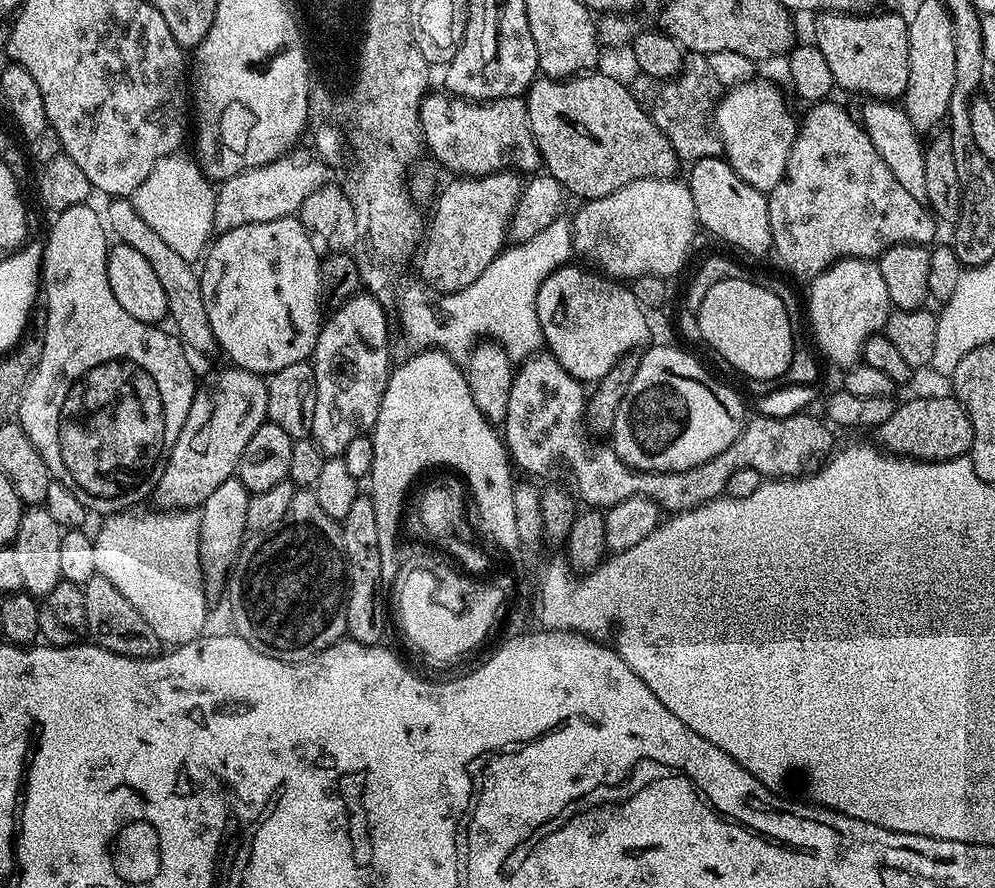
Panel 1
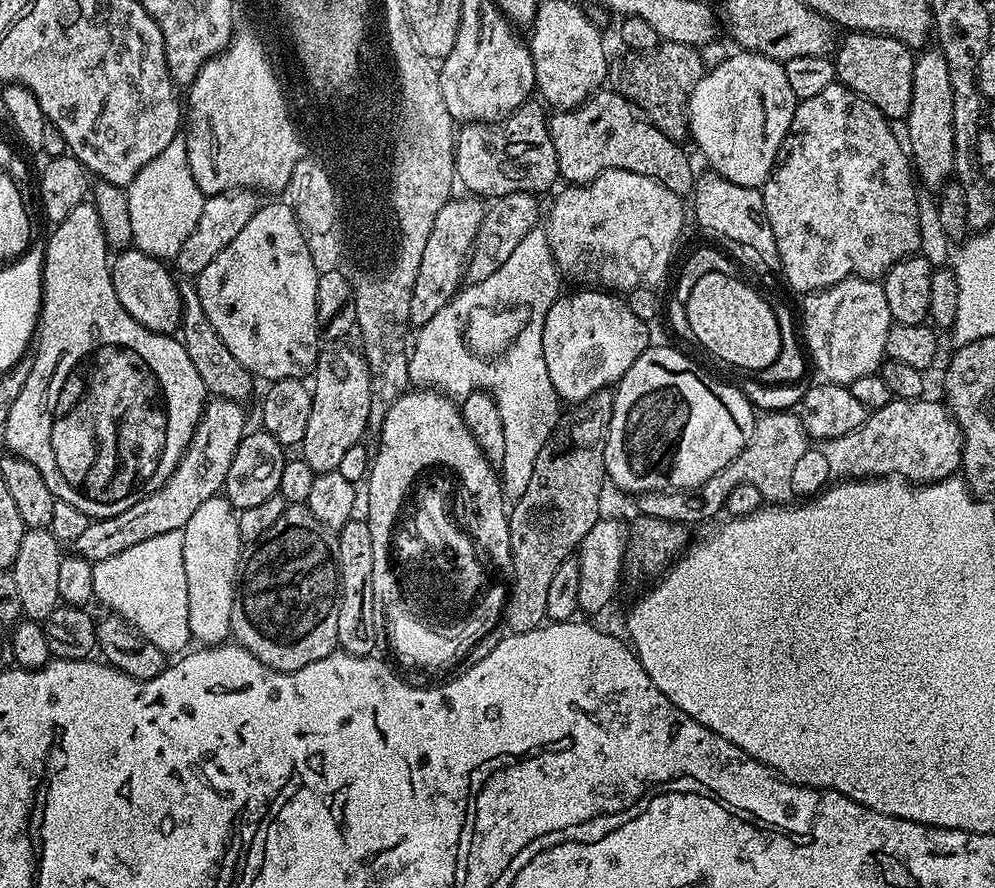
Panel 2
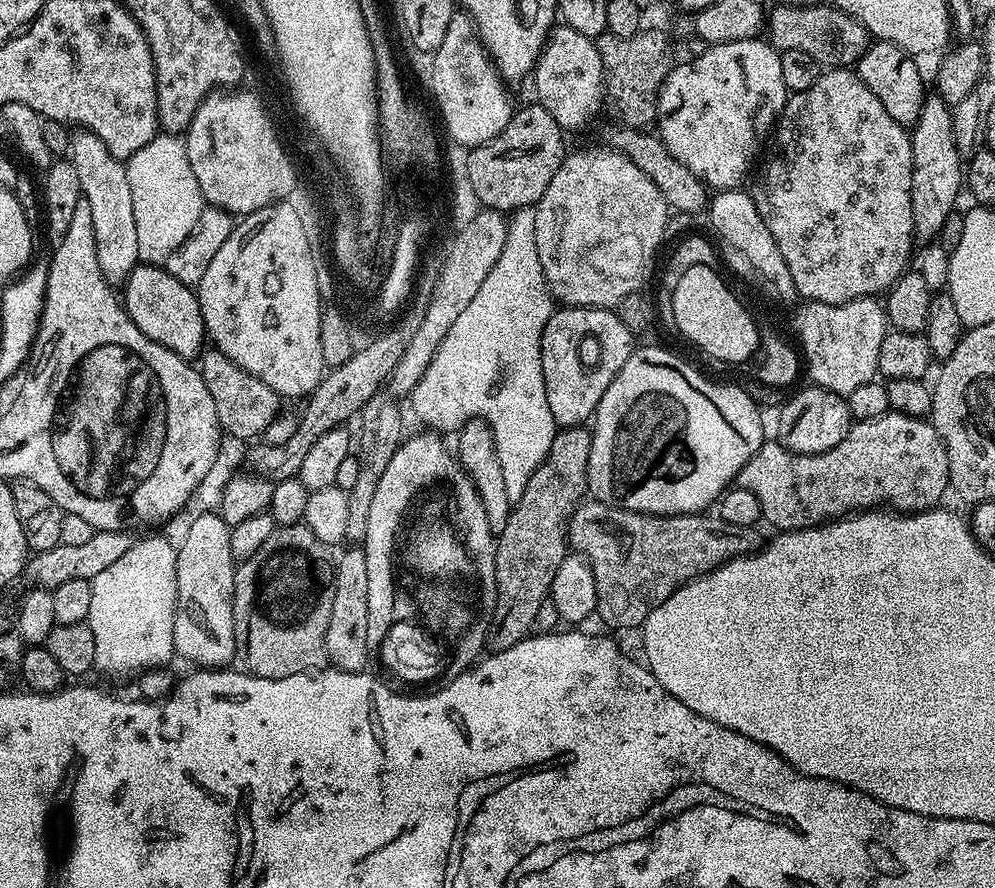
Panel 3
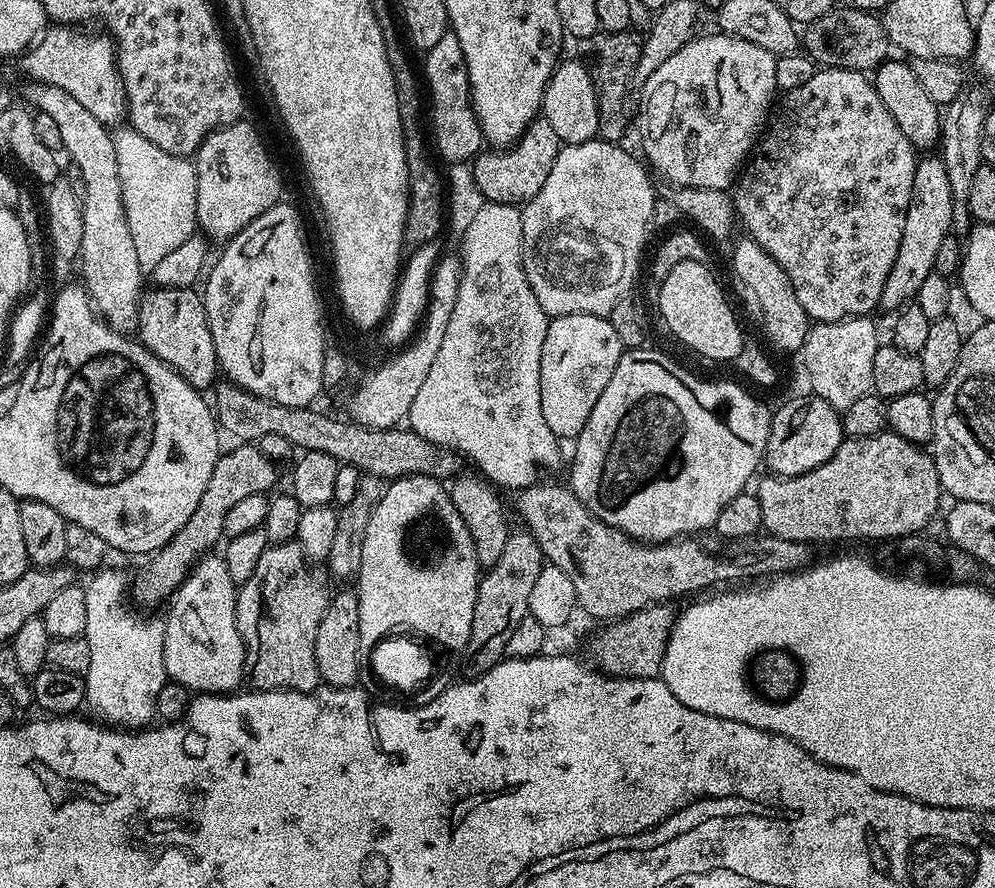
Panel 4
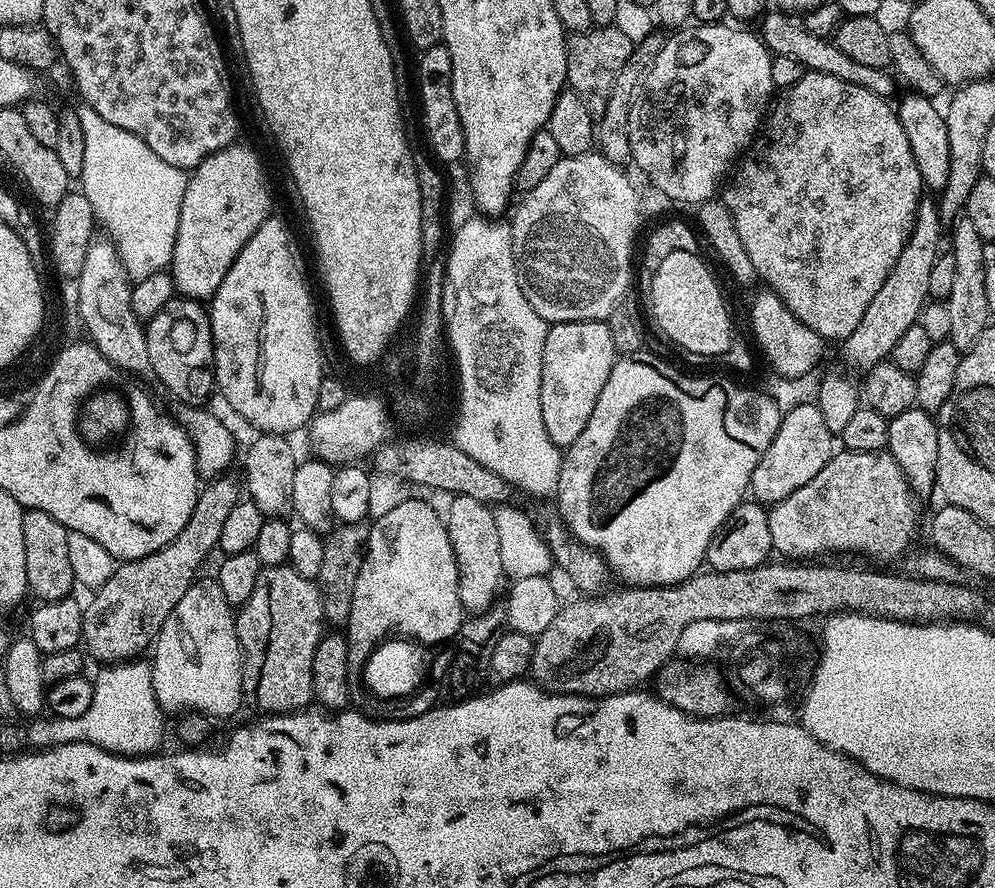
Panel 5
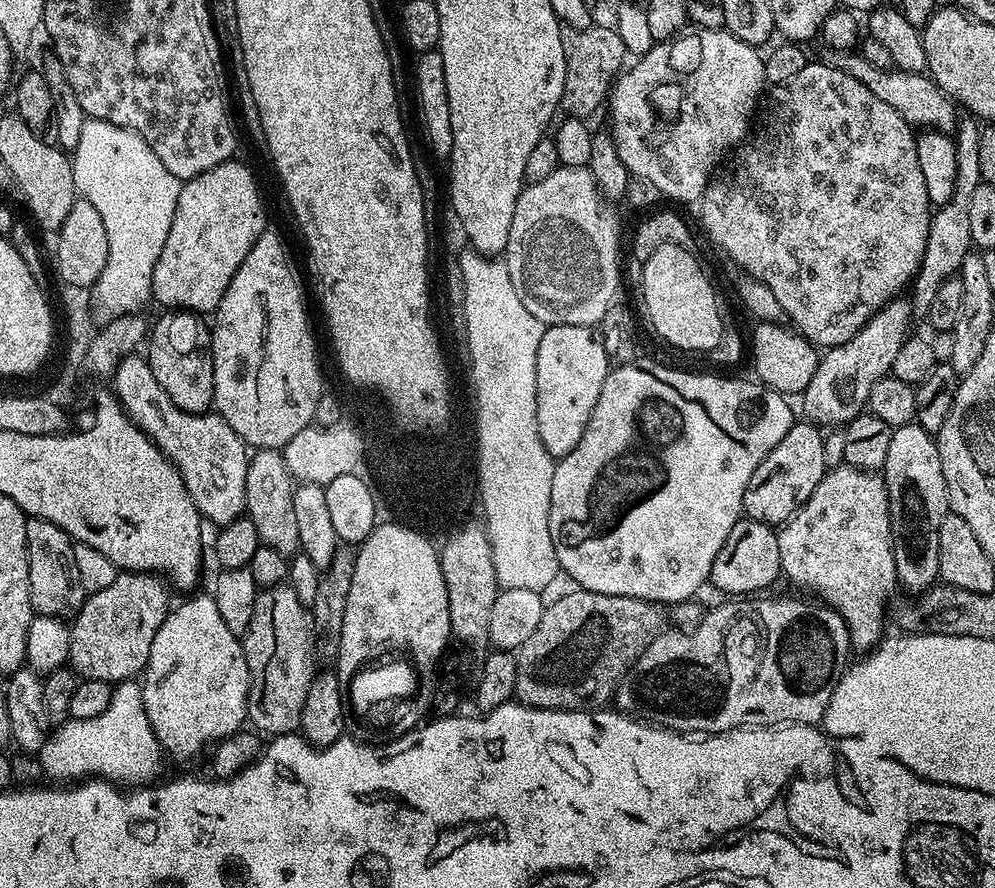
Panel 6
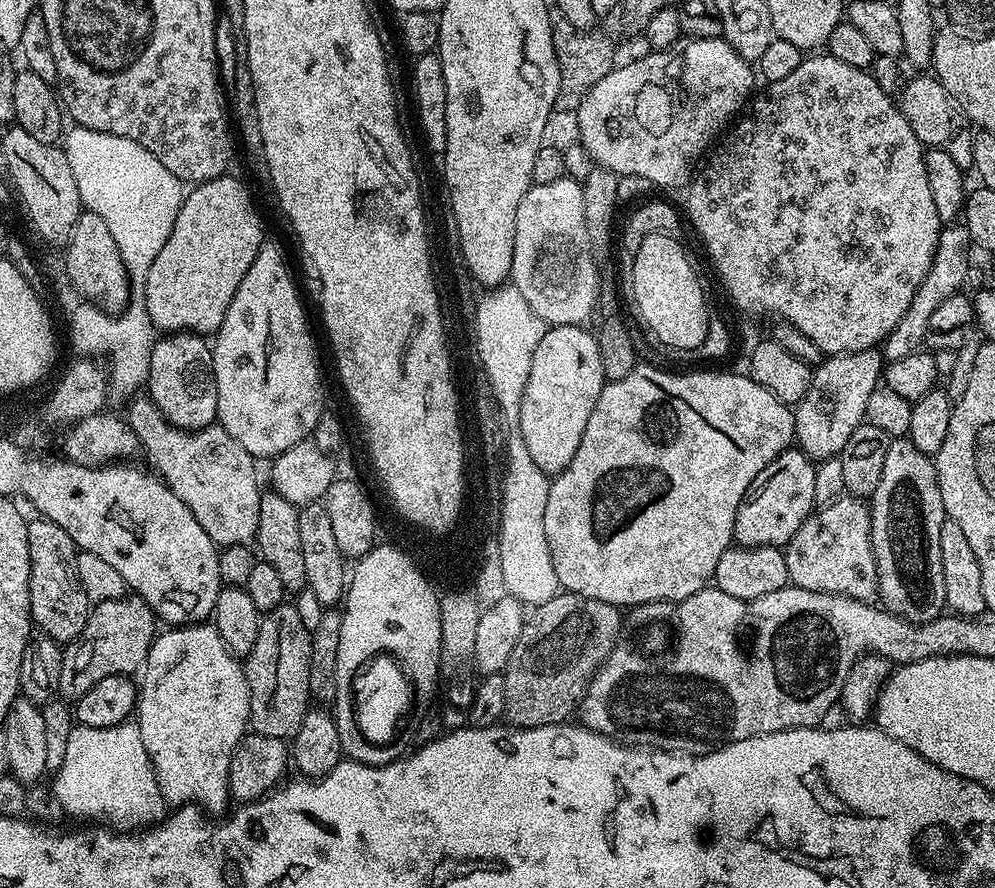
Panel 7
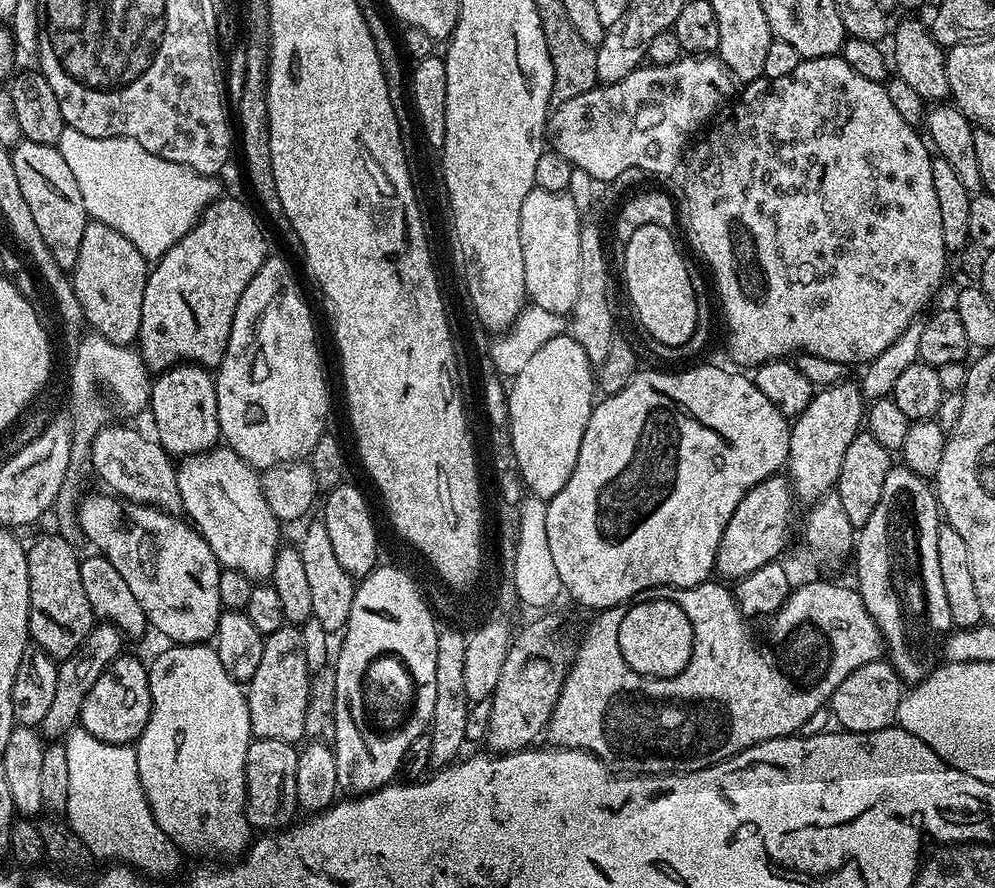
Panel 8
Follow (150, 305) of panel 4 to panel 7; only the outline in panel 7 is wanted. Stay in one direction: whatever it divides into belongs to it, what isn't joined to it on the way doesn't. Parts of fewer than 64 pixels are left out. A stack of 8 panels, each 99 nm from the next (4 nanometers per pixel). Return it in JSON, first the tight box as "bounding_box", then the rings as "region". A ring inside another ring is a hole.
{"bounding_box":[146,332,218,432],"region":[[[191,332],[161,335],[150,354],[146,396],[175,428],[197,432],[199,428],[213,427],[217,423],[218,390],[212,373],[209,341],[203,335]]]}

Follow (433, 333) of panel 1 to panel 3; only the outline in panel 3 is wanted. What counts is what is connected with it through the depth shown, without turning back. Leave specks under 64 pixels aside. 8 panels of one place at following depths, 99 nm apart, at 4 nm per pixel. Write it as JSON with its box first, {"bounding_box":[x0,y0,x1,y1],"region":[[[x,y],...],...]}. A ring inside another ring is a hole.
{"bounding_box":[410,210,557,433],"region":[[[517,210],[511,213],[506,227],[508,229],[508,245],[505,246],[502,254],[494,262],[490,274],[486,274],[486,280],[482,282],[478,294],[474,294],[474,302],[470,302],[470,306],[466,306],[466,310],[462,310],[462,314],[458,317],[458,322],[454,322],[454,326],[450,326],[450,334],[446,334],[446,338],[442,338],[442,346],[438,346],[438,354],[434,354],[430,366],[426,366],[426,374],[422,374],[422,378],[416,383],[415,388],[410,393],[412,408],[416,411],[417,418],[422,423],[429,424],[432,428],[437,428],[437,430],[432,429],[437,433],[455,433],[468,420],[475,419],[485,420],[493,430],[501,430],[500,428],[555,429],[557,427],[554,414],[550,414],[550,402],[546,402],[546,382],[542,378],[542,330],[553,314],[554,301],[552,293],[548,291],[548,279],[542,274],[542,262],[538,262],[538,246],[534,242],[532,212]]]}

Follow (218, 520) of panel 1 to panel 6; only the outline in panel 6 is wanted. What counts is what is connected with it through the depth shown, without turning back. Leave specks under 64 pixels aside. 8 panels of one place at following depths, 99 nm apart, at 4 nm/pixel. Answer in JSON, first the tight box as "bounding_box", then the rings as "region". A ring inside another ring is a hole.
{"bounding_box":[142,594,248,760],"region":[[[211,594],[196,596],[193,600],[188,600],[185,604],[178,605],[177,608],[175,605],[169,611],[168,616],[164,619],[162,626],[158,630],[158,634],[154,634],[154,646],[150,646],[148,665],[146,665],[142,673],[142,687],[144,690],[146,718],[150,718],[150,726],[158,738],[161,749],[167,755],[169,752],[176,760],[192,760],[207,744],[207,748],[215,745],[217,742],[234,735],[245,727],[246,721],[248,720],[248,667],[246,666],[246,658],[244,657],[244,646],[241,637],[237,633],[232,632],[226,626],[226,622],[222,622],[222,614],[218,614],[218,606]]]}

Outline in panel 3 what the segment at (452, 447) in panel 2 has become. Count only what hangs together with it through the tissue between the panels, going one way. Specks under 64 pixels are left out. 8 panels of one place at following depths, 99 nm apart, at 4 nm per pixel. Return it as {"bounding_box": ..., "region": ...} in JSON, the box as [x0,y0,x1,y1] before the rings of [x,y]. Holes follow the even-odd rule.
{"bounding_box":[362,435,496,645],"region":[[[435,435],[412,436],[403,441],[396,449],[394,458],[386,466],[382,478],[378,478],[378,490],[374,494],[374,503],[370,505],[370,522],[366,522],[366,534],[362,547],[366,554],[366,583],[370,586],[370,634],[369,645],[379,645],[390,630],[392,624],[403,617],[406,608],[400,605],[398,589],[392,580],[392,571],[388,565],[388,544],[392,544],[392,528],[396,528],[396,516],[400,516],[400,508],[404,508],[404,500],[412,496],[412,488],[416,484],[424,484],[424,480],[432,480],[432,476],[448,476],[448,484],[456,488],[456,500],[460,500],[460,512],[472,512],[472,520],[460,520],[460,528],[464,528],[464,536],[468,536],[468,548],[472,548],[472,556],[476,556],[476,568],[480,568],[480,580],[484,580],[484,588],[488,584],[496,584],[494,564],[494,533],[488,525],[487,512],[482,504],[478,489],[474,482],[461,468],[460,461],[451,451],[444,449],[444,444]]]}

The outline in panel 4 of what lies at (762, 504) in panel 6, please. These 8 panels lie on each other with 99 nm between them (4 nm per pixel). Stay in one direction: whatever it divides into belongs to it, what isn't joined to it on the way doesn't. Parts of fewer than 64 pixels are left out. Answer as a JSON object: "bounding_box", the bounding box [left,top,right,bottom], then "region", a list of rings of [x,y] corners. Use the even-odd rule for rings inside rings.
{"bounding_box":[764,394,846,478],"region":[[[815,394],[807,395],[796,396],[793,400],[786,401],[780,409],[775,409],[772,412],[772,425],[766,442],[766,450],[764,451],[764,464],[771,475],[783,478],[806,474],[810,470],[822,466],[822,462],[826,462],[846,438],[841,413],[836,412],[834,406],[830,406],[830,402],[826,402],[820,396]]]}

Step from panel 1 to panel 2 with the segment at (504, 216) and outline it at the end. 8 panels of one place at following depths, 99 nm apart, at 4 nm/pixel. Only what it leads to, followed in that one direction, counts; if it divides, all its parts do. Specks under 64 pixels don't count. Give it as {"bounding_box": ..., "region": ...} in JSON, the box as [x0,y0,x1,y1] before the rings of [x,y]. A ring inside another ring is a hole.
{"bounding_box":[410,198,485,330],"region":[[[453,198],[438,210],[438,218],[434,218],[434,230],[430,230],[430,239],[426,242],[426,250],[422,253],[422,266],[418,270],[418,279],[414,282],[414,294],[410,298],[410,325],[418,330],[442,306],[460,291],[466,280],[466,265],[472,254],[472,247],[484,220],[485,205],[479,199]]]}

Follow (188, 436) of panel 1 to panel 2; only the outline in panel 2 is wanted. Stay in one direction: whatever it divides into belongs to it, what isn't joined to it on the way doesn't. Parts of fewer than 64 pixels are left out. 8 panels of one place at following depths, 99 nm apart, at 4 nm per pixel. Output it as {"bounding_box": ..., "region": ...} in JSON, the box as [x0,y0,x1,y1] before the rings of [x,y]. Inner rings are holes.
{"bounding_box":[74,399,246,562],"region":[[[209,399],[184,456],[167,482],[154,490],[154,494],[142,498],[142,502],[134,502],[130,510],[122,510],[122,514],[89,522],[82,538],[74,541],[78,555],[83,560],[93,562],[114,558],[122,554],[122,550],[130,550],[130,546],[146,542],[146,538],[158,538],[158,534],[170,534],[184,529],[186,522],[190,522],[190,517],[194,515],[194,510],[198,510],[206,498],[217,495],[223,489],[226,474],[230,471],[230,462],[234,462],[234,454],[246,434],[244,407],[239,400]]]}

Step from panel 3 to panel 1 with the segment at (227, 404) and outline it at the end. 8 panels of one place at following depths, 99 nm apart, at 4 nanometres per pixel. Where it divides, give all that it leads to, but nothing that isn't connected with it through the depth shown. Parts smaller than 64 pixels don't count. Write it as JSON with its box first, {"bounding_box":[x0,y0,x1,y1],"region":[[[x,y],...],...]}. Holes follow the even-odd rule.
{"bounding_box":[106,198,218,353],"region":[[[112,198],[107,203],[106,224],[111,235],[119,243],[134,246],[134,250],[138,250],[138,254],[142,254],[142,258],[146,258],[146,262],[150,262],[150,266],[154,266],[154,275],[158,277],[158,282],[162,282],[162,290],[166,290],[168,295],[168,316],[170,321],[172,320],[173,326],[171,325],[171,327],[178,333],[180,343],[193,353],[195,353],[194,351],[213,351],[215,353],[218,345],[214,338],[214,330],[210,326],[210,318],[206,314],[206,302],[202,298],[200,274],[194,267],[193,261],[182,258],[182,254],[177,254],[154,231],[154,226],[149,226],[146,218],[142,218],[142,214],[138,214],[136,205],[131,199]]]}

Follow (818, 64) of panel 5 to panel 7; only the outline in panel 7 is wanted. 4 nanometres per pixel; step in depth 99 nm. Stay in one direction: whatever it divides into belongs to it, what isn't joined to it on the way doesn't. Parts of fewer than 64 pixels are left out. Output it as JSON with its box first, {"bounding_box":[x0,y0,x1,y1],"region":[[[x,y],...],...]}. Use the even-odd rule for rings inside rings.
{"bounding_box":[898,74,974,169],"region":[[[916,74],[912,81],[909,79],[899,93],[898,107],[906,122],[910,122],[910,130],[914,130],[921,144],[943,150],[959,168],[971,169],[974,158],[974,125],[962,106],[958,106],[956,99],[941,86],[935,75]]]}

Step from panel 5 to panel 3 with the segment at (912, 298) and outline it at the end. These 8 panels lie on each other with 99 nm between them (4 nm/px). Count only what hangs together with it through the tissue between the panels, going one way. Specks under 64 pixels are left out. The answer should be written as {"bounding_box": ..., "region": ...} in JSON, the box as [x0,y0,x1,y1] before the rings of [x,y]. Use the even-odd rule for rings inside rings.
{"bounding_box":[910,94,966,242],"region":[[[939,94],[925,95],[922,114],[918,122],[911,125],[912,137],[912,185],[910,186],[910,208],[914,210],[915,239],[932,242],[939,237],[942,222],[957,211],[956,199],[966,184],[966,168],[955,146],[952,122],[953,109]]]}

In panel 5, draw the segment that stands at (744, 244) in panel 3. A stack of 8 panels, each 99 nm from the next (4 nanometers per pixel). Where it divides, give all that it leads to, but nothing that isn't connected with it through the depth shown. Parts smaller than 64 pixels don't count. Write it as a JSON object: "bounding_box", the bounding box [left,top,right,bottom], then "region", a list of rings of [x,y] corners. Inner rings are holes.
{"bounding_box":[752,290,826,380],"region":[[[763,290],[764,292],[760,292],[757,294],[756,297],[752,300],[752,332],[756,335],[756,342],[754,341],[755,347],[758,349],[760,347],[760,352],[764,355],[764,360],[766,363],[769,364],[770,367],[773,368],[774,371],[777,372],[780,376],[785,376],[788,380],[796,380],[799,376],[804,376],[807,372],[812,372],[815,370],[816,367],[820,364],[820,359],[824,356],[824,348],[826,348],[826,341],[819,336],[818,334],[814,334],[814,330],[810,330],[810,326],[806,326],[806,322],[798,322],[798,318],[794,318],[794,314],[791,312],[787,306],[784,305],[782,298],[776,296],[775,292],[771,290]]]}

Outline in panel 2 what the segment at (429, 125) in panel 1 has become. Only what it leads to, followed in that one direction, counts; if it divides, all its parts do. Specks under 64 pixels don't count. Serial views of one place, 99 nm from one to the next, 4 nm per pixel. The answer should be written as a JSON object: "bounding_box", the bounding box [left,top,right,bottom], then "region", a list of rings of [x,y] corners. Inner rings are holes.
{"bounding_box":[454,98,558,198],"region":[[[530,98],[518,110],[514,110],[505,120],[496,124],[464,124],[455,133],[454,153],[456,155],[456,180],[469,188],[471,195],[476,198],[495,198],[506,194],[531,192],[541,194],[558,180],[558,154],[554,154],[554,142],[550,142],[548,129],[549,113],[539,99]]]}

